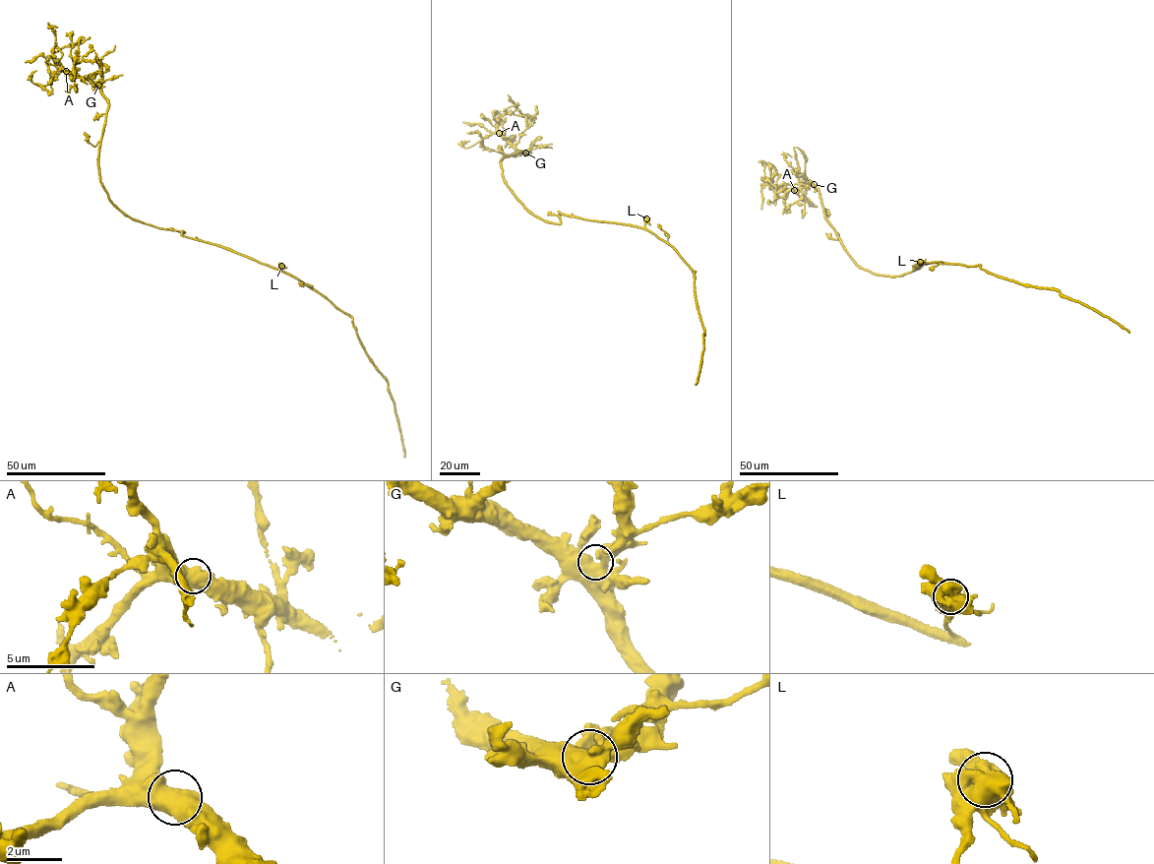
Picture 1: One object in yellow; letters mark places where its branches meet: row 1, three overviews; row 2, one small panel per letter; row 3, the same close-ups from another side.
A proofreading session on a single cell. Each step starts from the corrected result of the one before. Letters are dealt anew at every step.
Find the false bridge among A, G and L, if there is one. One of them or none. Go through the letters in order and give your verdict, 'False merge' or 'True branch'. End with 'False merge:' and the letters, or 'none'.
A: True branch
G: True branch
L: True branch
False merge: none

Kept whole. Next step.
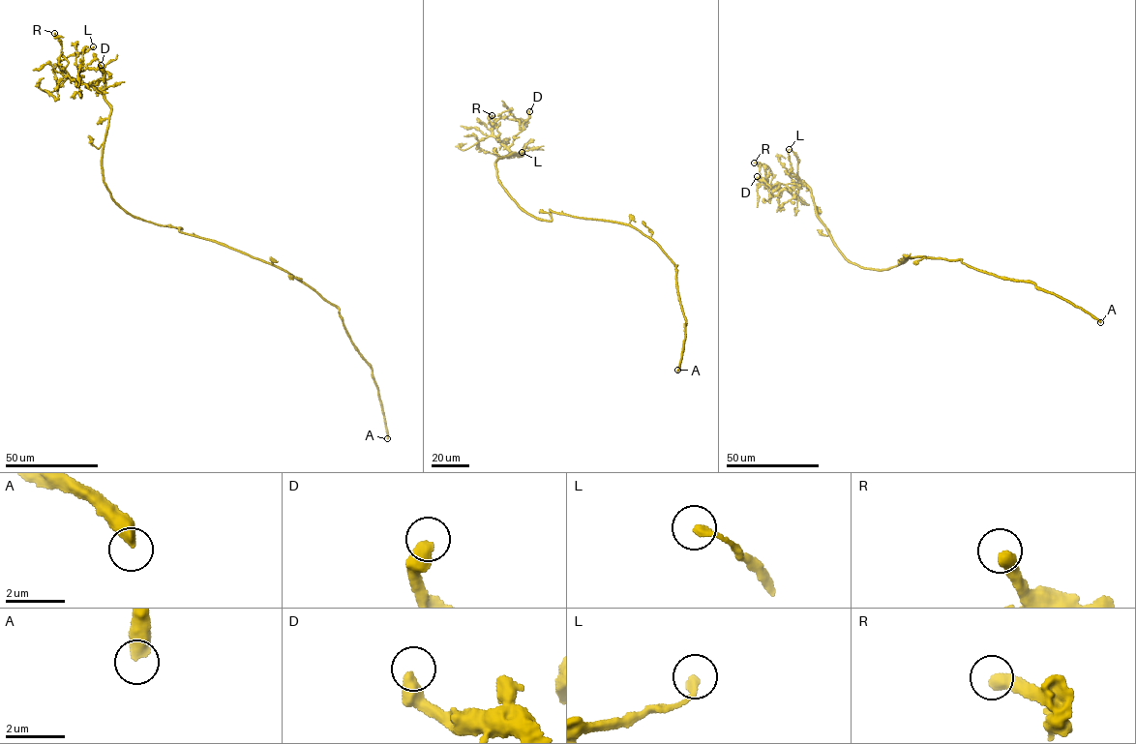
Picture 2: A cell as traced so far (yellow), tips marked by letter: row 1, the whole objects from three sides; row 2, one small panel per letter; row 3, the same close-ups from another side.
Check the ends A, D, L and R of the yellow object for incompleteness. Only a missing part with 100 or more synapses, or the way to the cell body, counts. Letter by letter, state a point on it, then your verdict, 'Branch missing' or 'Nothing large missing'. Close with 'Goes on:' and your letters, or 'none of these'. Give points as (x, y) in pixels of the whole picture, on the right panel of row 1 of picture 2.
A: Place: (1100, 322). Branch missing
D: Place: (757, 176). Nothing large missing
L: Place: (789, 149). Nothing large missing
R: Place: (754, 163). Nothing large missing
Goes on: A

